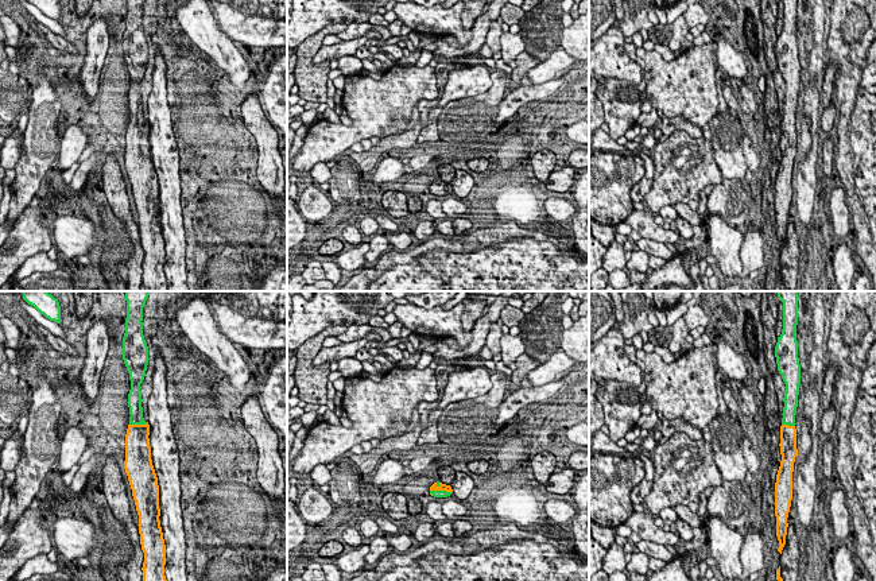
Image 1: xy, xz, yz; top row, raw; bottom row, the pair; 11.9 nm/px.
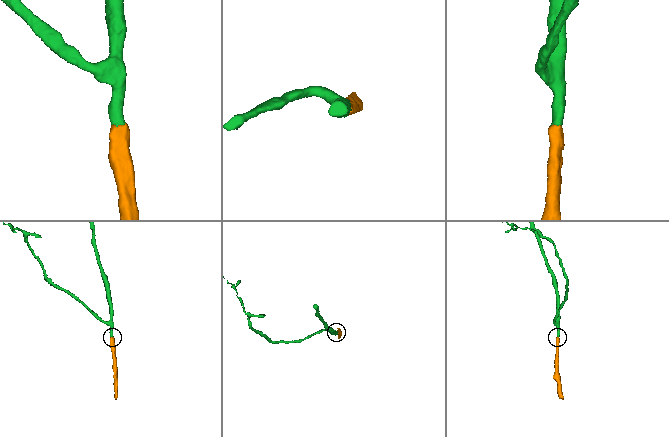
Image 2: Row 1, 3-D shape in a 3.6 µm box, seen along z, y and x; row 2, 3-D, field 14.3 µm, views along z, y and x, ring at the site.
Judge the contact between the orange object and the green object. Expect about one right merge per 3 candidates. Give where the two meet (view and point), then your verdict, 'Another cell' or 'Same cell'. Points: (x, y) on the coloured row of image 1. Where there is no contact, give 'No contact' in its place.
Touches orange at xz (441, 490). Same cell

